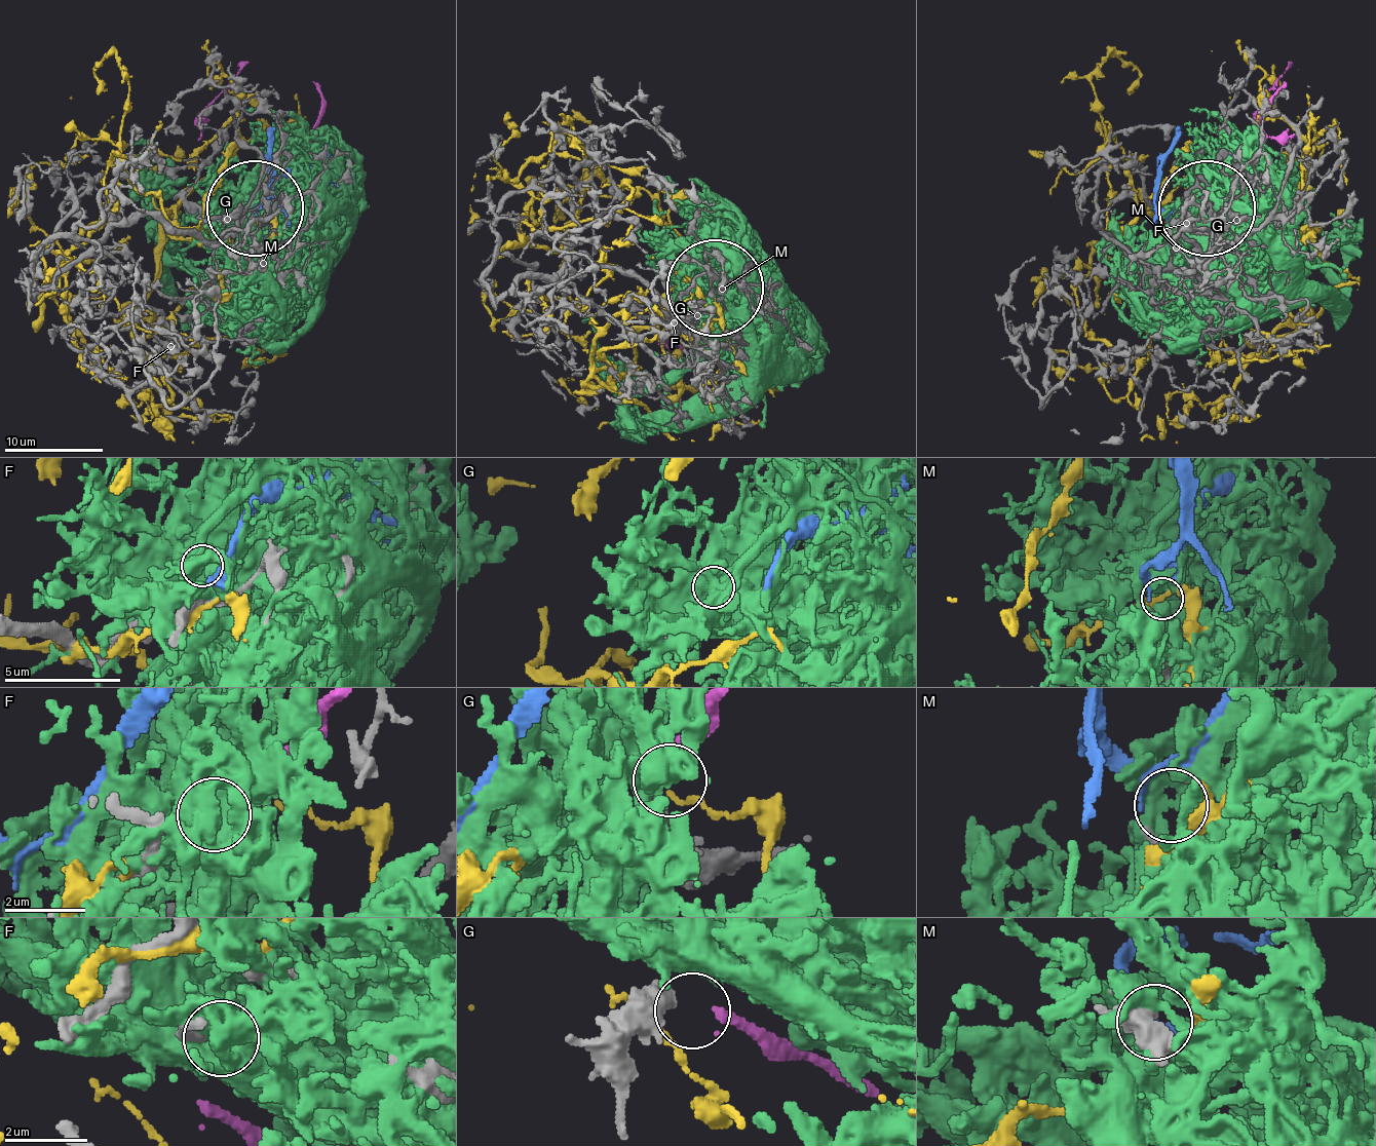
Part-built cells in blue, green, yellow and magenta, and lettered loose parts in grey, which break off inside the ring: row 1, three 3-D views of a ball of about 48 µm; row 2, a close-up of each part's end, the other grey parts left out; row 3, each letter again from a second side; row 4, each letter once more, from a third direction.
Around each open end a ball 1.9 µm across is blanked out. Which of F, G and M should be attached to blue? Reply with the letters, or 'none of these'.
M

